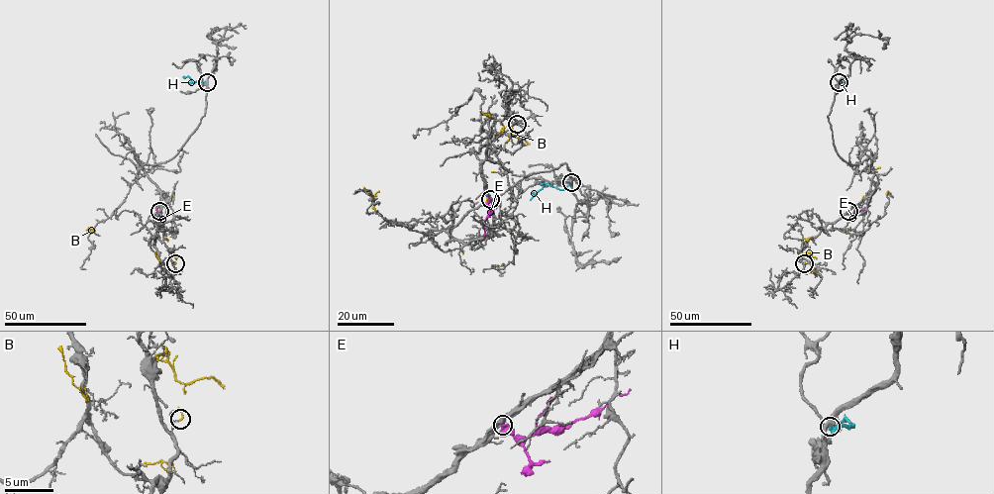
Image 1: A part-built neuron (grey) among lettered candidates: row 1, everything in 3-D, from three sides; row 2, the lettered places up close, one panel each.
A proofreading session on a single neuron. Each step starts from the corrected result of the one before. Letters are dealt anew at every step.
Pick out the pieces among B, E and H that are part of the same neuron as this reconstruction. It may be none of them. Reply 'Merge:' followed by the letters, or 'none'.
Merge: none

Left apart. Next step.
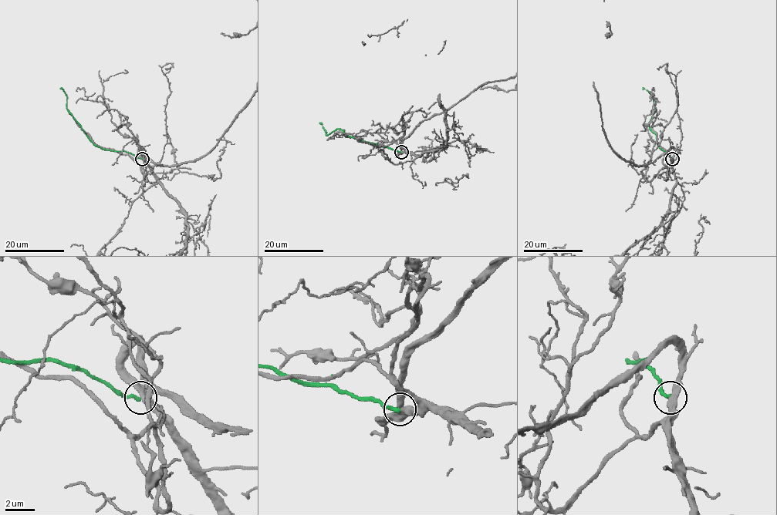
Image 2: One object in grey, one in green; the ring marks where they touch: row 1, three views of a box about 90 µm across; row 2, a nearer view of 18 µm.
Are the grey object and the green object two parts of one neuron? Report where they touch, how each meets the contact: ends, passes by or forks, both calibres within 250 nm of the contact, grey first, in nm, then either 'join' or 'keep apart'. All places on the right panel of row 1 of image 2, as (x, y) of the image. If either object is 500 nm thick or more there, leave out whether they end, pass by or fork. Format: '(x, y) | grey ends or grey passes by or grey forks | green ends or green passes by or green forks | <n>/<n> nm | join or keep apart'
(672, 159) | grey passes by | green ends | 420/240 nm | keep apart

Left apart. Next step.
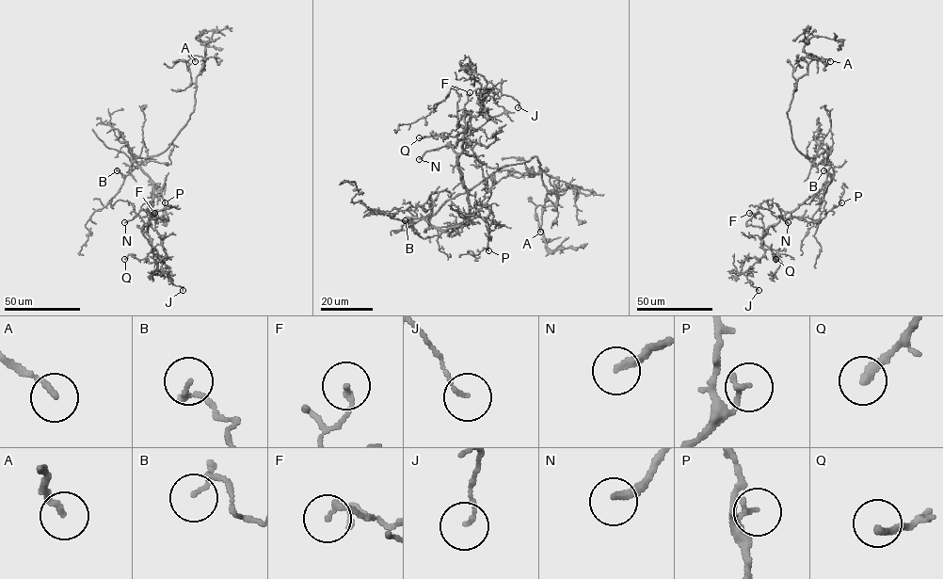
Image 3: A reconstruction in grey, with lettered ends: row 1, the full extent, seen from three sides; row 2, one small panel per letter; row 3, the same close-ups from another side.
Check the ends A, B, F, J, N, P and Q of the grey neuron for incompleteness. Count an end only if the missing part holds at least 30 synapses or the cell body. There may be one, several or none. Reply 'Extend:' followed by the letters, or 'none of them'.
Extend: N

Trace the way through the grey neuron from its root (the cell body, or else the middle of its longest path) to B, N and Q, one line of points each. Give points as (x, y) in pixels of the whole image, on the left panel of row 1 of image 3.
B: (138, 157), (130, 149), (128, 152), (138, 167), (125, 176), (117, 170)
N: (138, 157), (129, 149), (152, 184), (153, 200), (147, 212), (141, 210), (124, 222)
Q: (138, 157), (129, 149), (154, 189), (148, 210), (151, 249), (143, 259), (132, 254), (124, 259)

